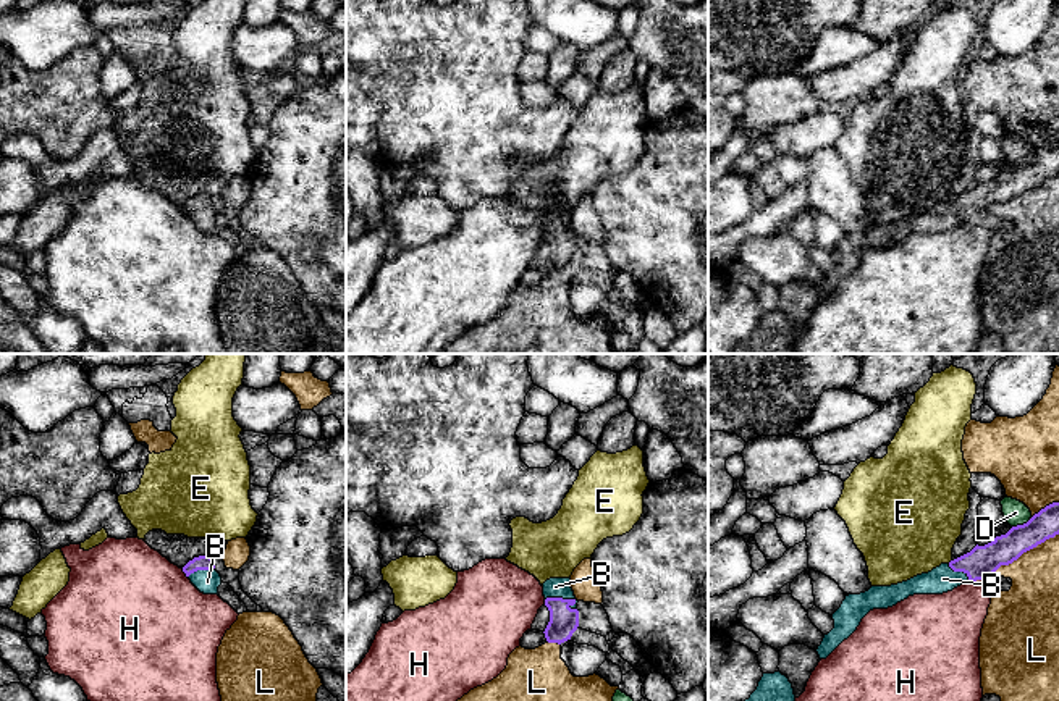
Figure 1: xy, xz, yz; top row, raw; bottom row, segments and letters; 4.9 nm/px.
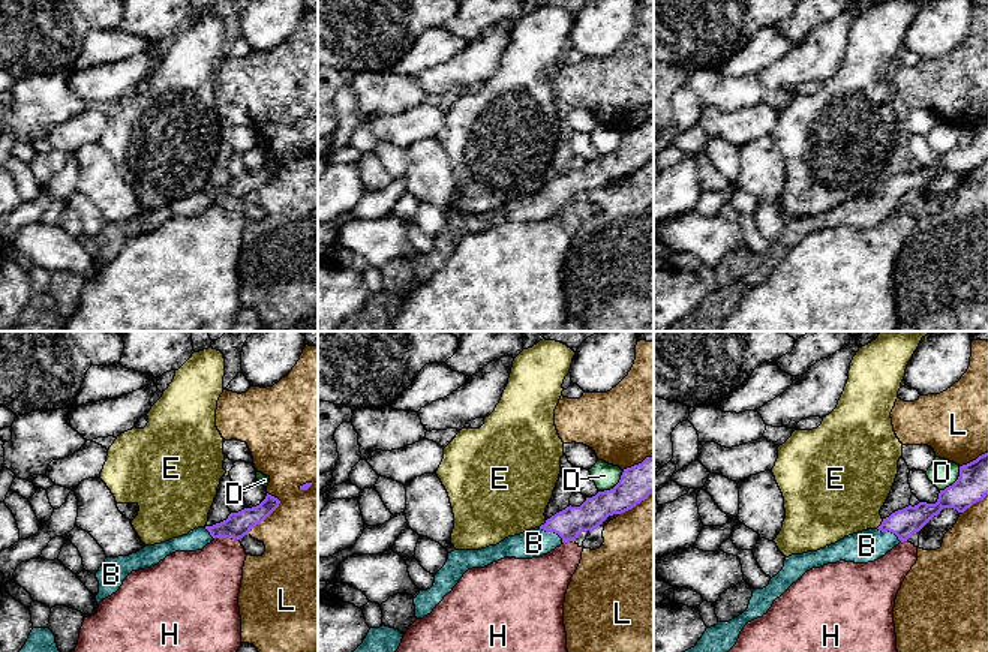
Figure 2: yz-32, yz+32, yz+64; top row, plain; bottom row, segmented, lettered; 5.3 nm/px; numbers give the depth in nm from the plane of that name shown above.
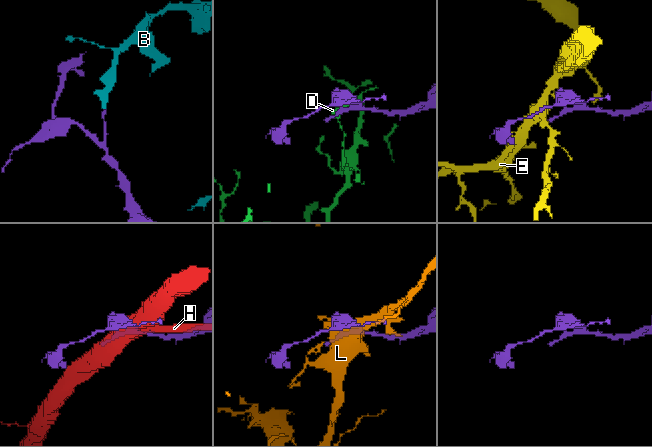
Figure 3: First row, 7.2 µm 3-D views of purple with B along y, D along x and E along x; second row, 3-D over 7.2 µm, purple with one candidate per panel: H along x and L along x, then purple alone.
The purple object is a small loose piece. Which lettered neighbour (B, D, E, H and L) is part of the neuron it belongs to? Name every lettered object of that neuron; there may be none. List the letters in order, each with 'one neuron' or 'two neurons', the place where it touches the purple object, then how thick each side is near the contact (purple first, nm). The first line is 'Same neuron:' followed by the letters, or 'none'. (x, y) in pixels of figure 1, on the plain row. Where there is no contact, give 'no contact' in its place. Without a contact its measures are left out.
Same neuron: B
B: one neuron; meets purple in xz at (565, 238); 140 nm thick on the purple side, 100 nm on the other
D: two neurons; meets purple in yz at (1021, 163); 150 nm thick on the purple side, 120 nm on the other
E: two neurons; no contact
H: two neurons; meets purple in yz at (975, 218); 160 nm thick on the purple side, 300 nm on the other
L: two neurons; meets purple in yz at (1025, 189); 160 nm thick on the purple side, 260 nm on the other

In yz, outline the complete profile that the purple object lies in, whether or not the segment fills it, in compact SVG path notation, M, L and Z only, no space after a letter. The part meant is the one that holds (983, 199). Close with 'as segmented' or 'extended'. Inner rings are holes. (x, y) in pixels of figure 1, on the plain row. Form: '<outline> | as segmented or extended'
M1053 141L1035 152L1027 162L1012 165L985 184L941 202L928 212L891 225L871 225L860 233L849 233L831 254L834 267L825 273L816 291L826 297L860 263L873 247L888 247L913 233L943 233L954 226L989 216L1001 204L1009 204L1023 191L1059 173L1059 141Z | extended

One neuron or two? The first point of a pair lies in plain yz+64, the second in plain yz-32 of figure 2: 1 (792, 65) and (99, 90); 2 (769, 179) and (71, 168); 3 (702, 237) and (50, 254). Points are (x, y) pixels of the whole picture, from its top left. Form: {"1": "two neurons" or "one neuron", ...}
{"1": "one neuron", "2": "two neurons", "3": "one neuron"}

